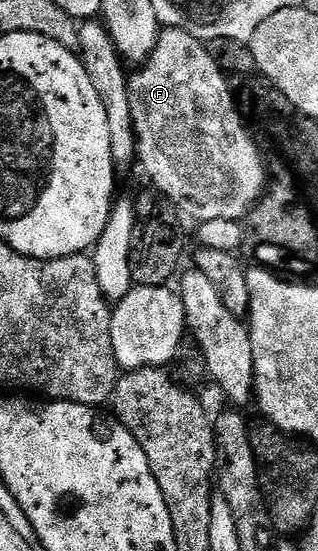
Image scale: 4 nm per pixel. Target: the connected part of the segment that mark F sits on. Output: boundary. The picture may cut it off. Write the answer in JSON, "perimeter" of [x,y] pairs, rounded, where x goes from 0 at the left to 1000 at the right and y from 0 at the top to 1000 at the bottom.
{"perimeter":[[[547,47],[509,53],[494,64],[494,78],[475,94],[475,102],[440,123],[421,125],[406,134],[406,180],[412,181],[412,211],[418,230],[431,241],[431,287],[437,301],[456,307],[456,316],[484,330],[491,343],[516,358],[544,365],[547,374],[572,390],[619,396],[623,405],[664,399],[770,399],[796,387],[796,376],[821,365],[840,343],[840,296],[827,285],[827,274],[808,261],[805,249],[789,241],[786,230],[758,212],[748,180],[739,176],[739,163],[720,158],[723,143],[701,132],[695,118],[670,107],[654,82],[635,71],[619,69],[601,58],[566,54]]]}

